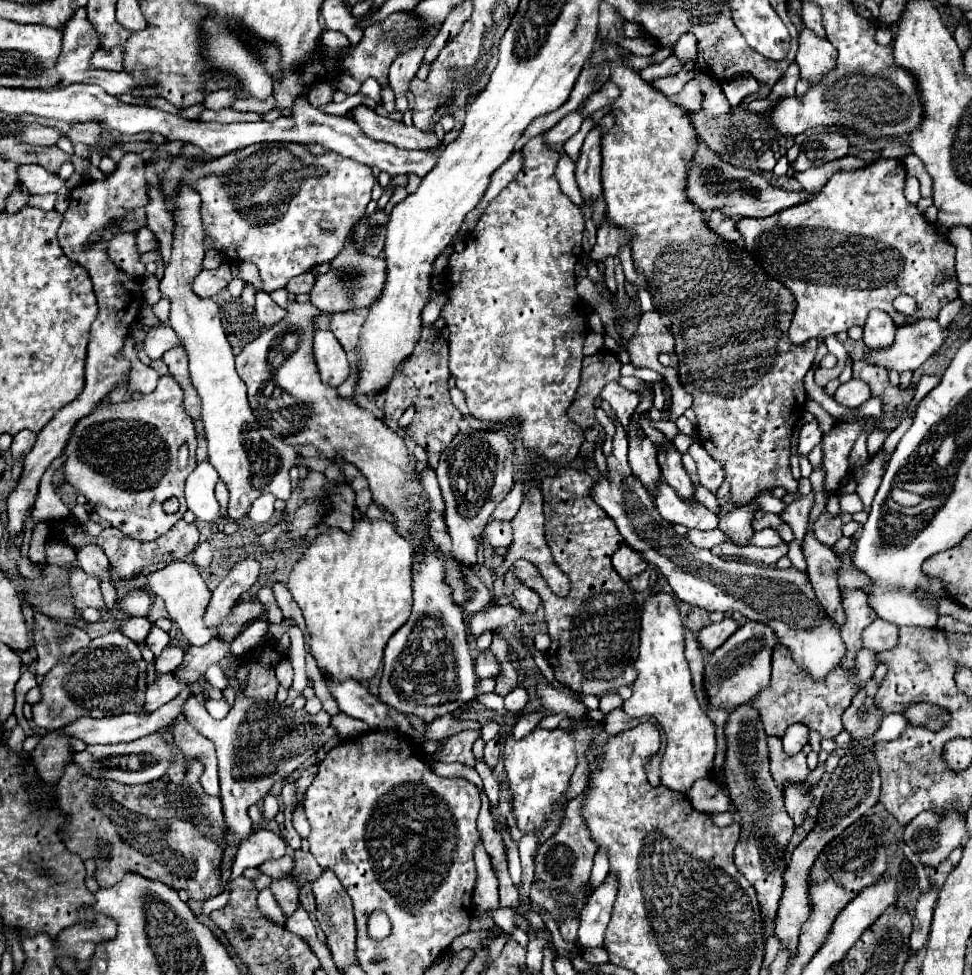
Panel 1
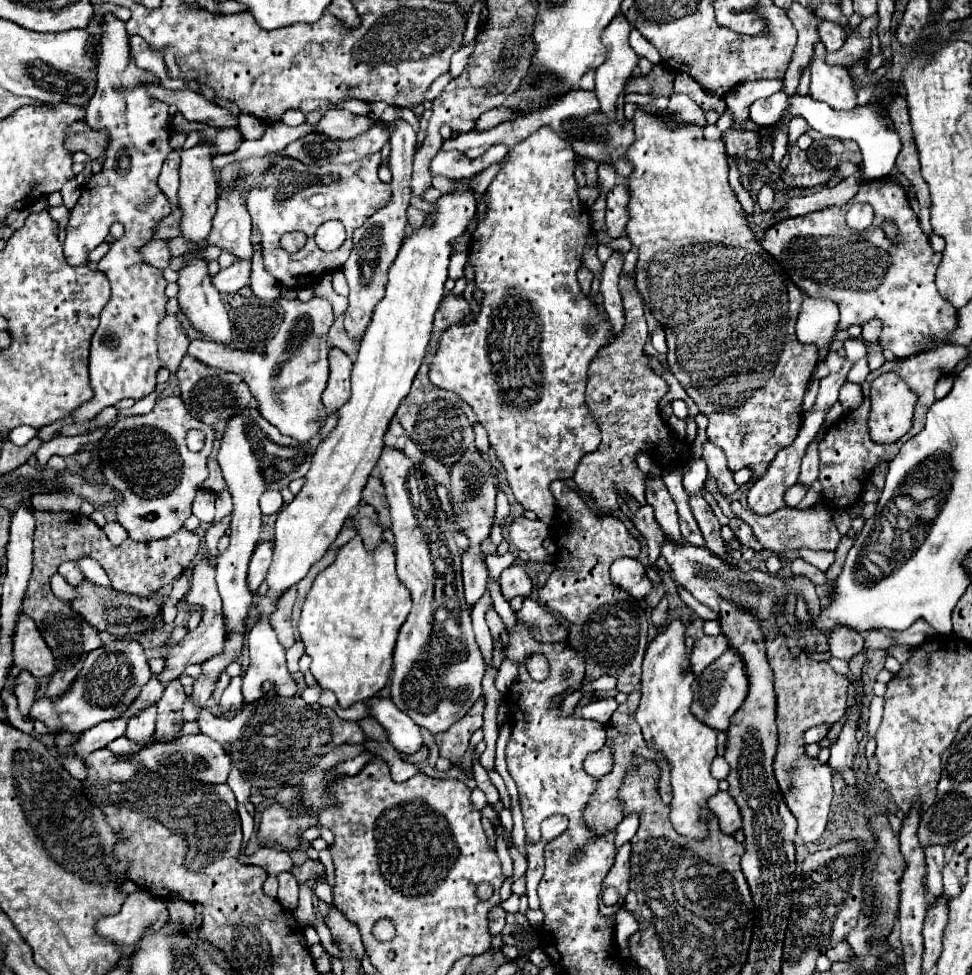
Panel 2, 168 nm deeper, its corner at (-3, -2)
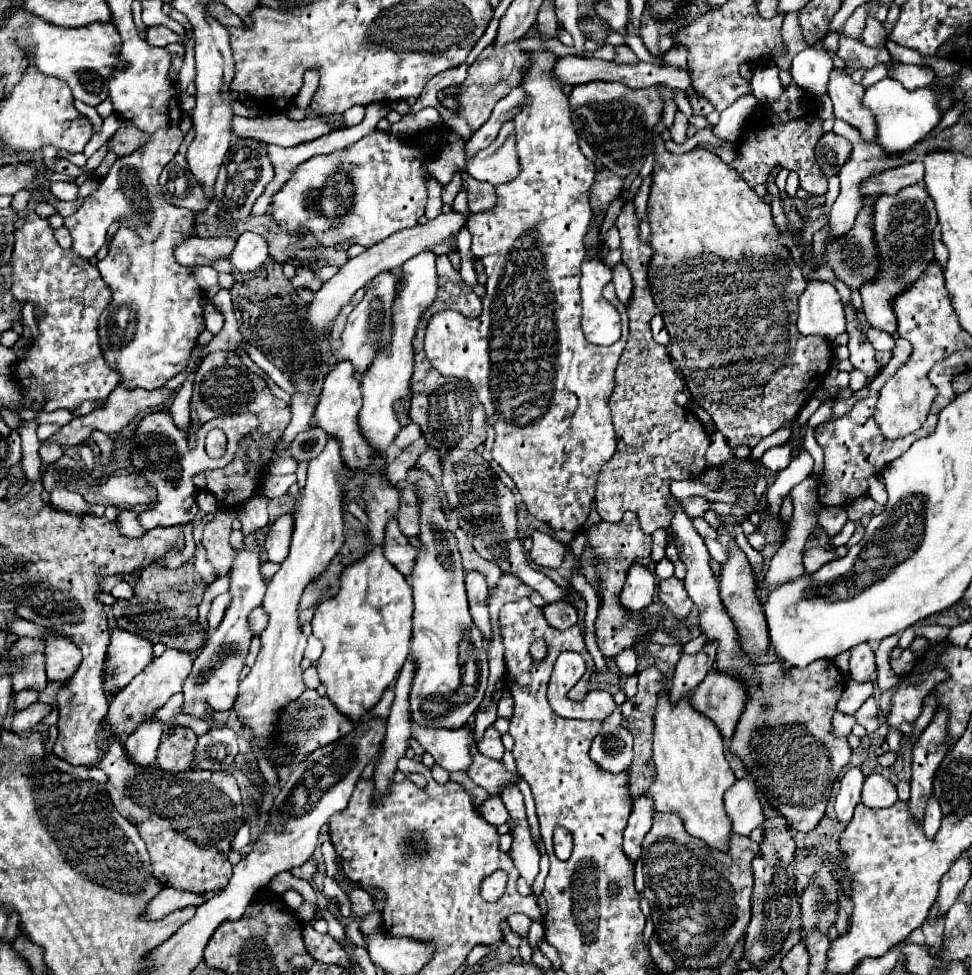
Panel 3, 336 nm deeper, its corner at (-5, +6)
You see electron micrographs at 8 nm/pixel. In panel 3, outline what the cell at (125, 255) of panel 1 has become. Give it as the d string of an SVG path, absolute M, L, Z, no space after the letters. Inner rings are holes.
M191 237L185 243L175 247L175 259L185 267L195 265L213 265L217 259L227 259L235 249L235 239L217 237L217 239L201 239Z

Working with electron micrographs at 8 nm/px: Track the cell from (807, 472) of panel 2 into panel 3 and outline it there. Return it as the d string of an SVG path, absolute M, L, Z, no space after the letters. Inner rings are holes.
M807 477L805 481L801 481L799 485L795 485L789 493L791 501L793 501L793 519L791 519L791 525L789 525L789 531L785 535L785 541L781 543L781 547L777 549L777 553L773 555L771 563L769 563L769 569L763 577L763 581L757 582L757 587L775 587L779 583L785 583L789 579L797 579L805 573L803 569L803 549L805 549L805 541L813 535L813 529L815 529L815 521L817 517L813 515L815 513L815 505L819 505L819 499L817 499L817 483L815 479Z

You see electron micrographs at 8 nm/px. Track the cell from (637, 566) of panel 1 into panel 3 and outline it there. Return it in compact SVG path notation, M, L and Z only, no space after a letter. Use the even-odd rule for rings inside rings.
M633 563L627 571L627 581L619 595L619 601L629 611L643 611L645 607L651 605L653 591L655 591L653 573L647 567Z

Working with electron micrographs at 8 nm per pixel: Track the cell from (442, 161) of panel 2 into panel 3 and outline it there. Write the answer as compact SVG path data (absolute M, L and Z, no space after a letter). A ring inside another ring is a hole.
M505 121L497 139L473 159L467 159L467 171L479 181L501 185L513 181L521 173L521 163L515 151L513 121Z

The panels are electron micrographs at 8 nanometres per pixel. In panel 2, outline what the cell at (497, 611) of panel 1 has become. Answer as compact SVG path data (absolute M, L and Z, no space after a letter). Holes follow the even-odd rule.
M533 599L523 601L523 607L517 611L517 619L529 627L535 641L561 643L563 639L567 639L565 625L559 623L543 605Z

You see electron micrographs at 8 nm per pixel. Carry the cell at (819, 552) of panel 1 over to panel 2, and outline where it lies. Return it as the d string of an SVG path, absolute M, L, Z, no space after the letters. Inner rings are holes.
M837 625L831 631L827 631L827 639L829 639L829 647L831 647L831 657L837 659L851 659L851 655L859 653L863 649L863 637L859 631L845 627L845 625Z

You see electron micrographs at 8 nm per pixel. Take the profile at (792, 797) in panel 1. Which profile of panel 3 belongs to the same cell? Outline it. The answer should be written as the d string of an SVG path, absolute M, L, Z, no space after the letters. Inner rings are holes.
M673 501L671 507L675 513L671 523L675 547L679 559L687 565L685 589L699 609L699 625L707 641L719 643L715 671L739 677L747 689L749 703L741 711L729 751L743 761L745 771L753 777L767 803L777 809L793 829L811 831L825 815L825 805L837 773L851 761L847 737L835 737L831 733L831 717L845 689L845 677L839 667L827 659L811 663L805 669L789 671L789 675L777 667L777 661L764 665L750 663L739 643L737 629L721 601L719 579L709 567L711 555L703 537L695 531L691 519L683 513L677 501Z

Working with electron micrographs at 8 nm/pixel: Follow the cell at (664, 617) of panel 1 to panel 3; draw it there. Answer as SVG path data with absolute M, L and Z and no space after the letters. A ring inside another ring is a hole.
M667 689L661 693L655 715L653 763L657 775L647 793L655 799L655 811L679 815L691 837L701 839L711 849L727 851L731 819L723 805L723 793L735 783L735 775L725 759L723 739L705 715L697 715L697 711L689 707L687 697L681 703L671 705Z

